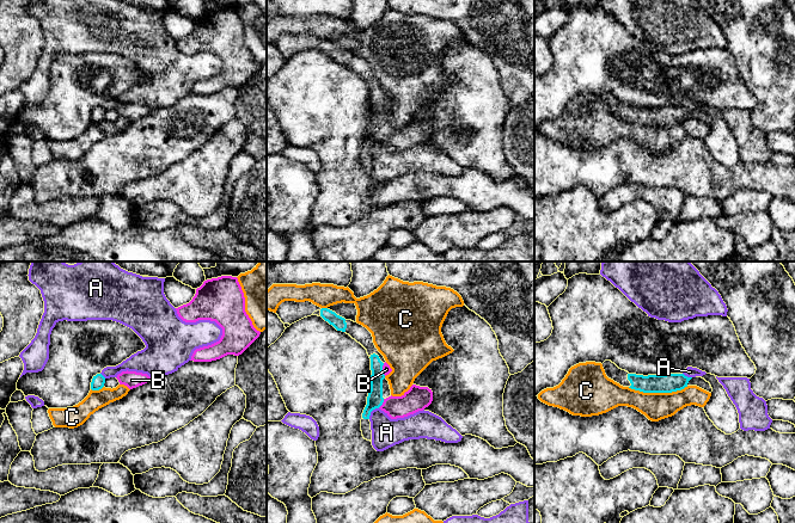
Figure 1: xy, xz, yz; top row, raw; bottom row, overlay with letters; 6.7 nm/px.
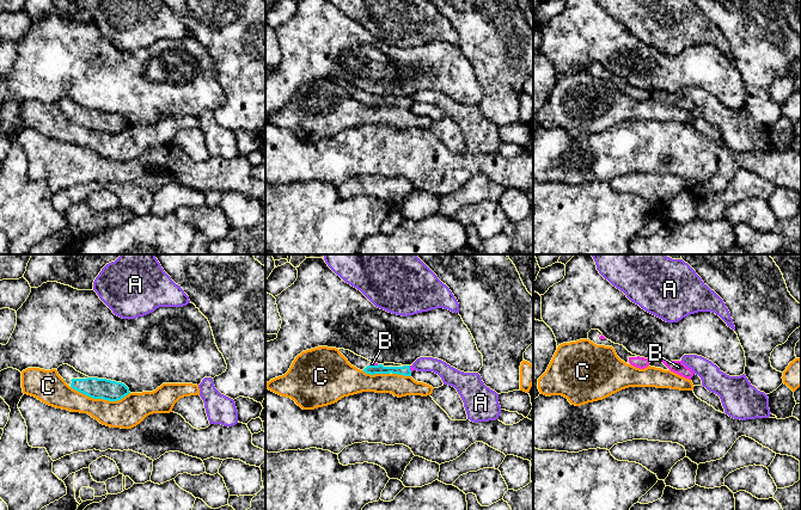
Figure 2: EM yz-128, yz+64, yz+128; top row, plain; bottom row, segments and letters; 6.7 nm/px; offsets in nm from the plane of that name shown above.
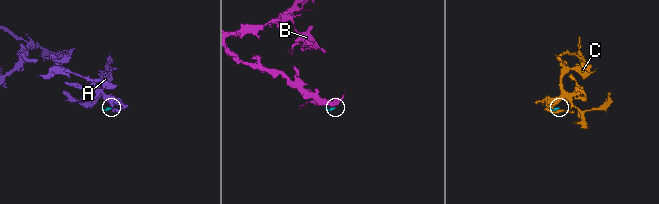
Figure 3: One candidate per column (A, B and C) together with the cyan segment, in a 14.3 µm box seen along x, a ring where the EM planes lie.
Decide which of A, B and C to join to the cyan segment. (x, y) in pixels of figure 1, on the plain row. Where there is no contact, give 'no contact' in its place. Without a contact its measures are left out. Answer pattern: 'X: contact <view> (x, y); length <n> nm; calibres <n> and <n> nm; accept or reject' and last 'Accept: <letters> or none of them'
A: contact xz (371, 143); length 100 nm; calibres 110 and 200 nm; reject
B: contact xz (381, 102); length 90 nm; calibres 110 and 60 nm; accept
C: contact yz (658, 124); length 400 nm; calibres 130 and 190 nm; reject
Accept: B

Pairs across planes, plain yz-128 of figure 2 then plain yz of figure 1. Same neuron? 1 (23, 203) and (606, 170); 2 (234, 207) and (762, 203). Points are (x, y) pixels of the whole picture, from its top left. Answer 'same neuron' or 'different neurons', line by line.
1: different neurons
2: different neurons

